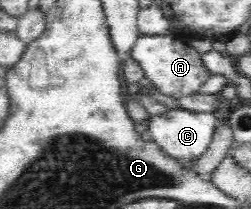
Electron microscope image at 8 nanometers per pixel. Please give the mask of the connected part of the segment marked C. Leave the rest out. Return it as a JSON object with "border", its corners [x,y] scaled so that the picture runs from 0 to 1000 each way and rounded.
{"border":[[[717,517],[673,522],[669,536],[633,541],[629,555],[598,555],[598,593],[586,617],[645,727],[725,785],[745,785],[745,770],[777,770],[829,718],[829,699],[853,660],[861,603],[869,603],[869,565],[849,541],[757,536]]]}

